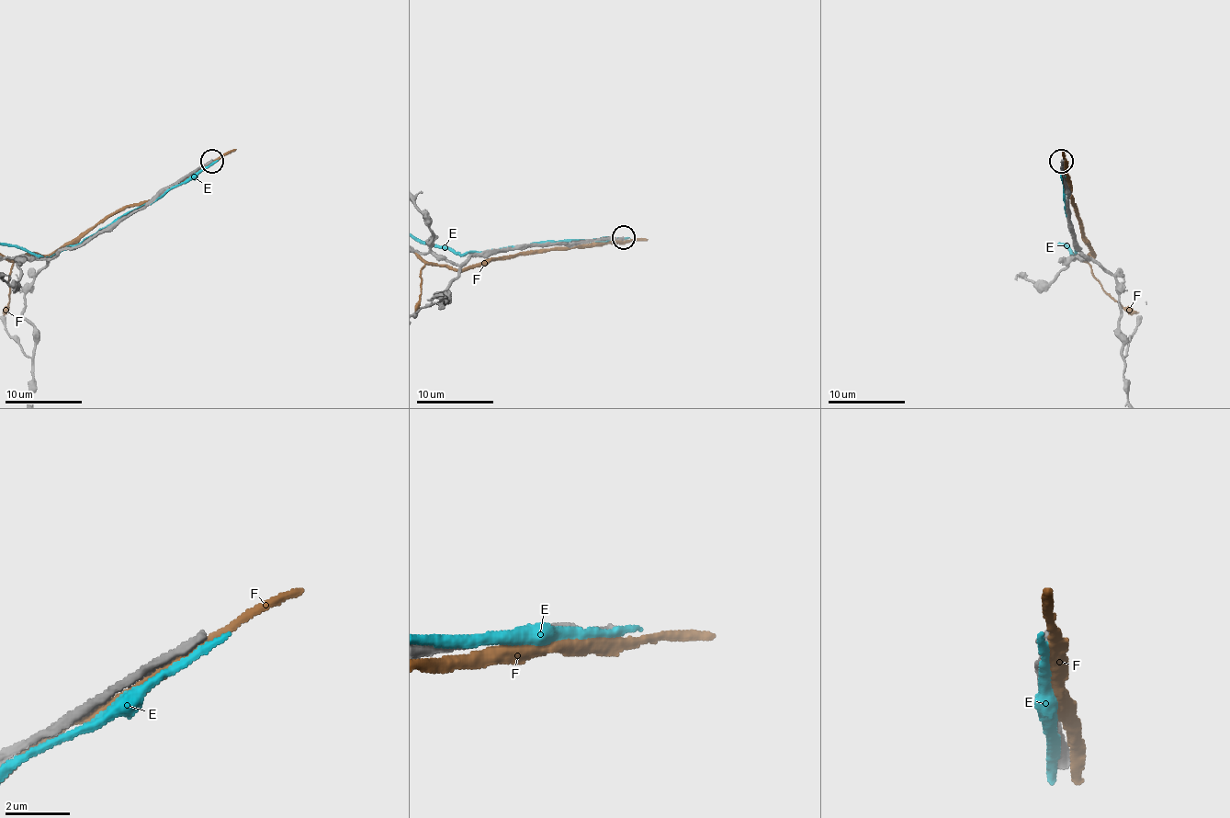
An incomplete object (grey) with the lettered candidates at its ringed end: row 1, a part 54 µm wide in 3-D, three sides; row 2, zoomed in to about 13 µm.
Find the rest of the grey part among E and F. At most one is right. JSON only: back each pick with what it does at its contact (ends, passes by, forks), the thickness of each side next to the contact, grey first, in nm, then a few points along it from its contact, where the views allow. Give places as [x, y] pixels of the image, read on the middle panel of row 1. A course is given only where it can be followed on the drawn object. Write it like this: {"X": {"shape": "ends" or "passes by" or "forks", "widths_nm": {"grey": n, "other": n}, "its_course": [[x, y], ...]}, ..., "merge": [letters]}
{"merge": []}

